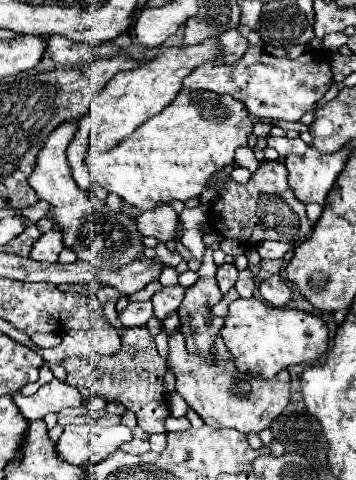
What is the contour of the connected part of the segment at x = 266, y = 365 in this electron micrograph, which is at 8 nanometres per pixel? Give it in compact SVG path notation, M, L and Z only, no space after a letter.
M239 298L229 306L229 316L225 318L221 338L233 354L237 368L259 378L273 378L287 366L319 360L329 342L327 326L321 318L301 310L275 308L257 298Z

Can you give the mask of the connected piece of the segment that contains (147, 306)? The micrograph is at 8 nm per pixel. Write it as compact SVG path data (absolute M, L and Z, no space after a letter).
M129 302L129 306L119 316L125 328L145 326L153 318L153 304L151 302Z

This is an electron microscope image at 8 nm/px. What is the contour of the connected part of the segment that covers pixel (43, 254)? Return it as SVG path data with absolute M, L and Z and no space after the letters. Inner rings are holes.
M53 228L35 242L35 246L29 252L29 258L39 260L39 262L57 262L57 256L61 250L63 250L61 232Z

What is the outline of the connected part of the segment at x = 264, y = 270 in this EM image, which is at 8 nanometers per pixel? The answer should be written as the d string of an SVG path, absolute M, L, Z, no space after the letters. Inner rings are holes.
M263 260L263 262L261 262L261 272L259 272L257 280L263 282L263 280L271 278L273 274L281 272L281 264L283 264L283 260Z

